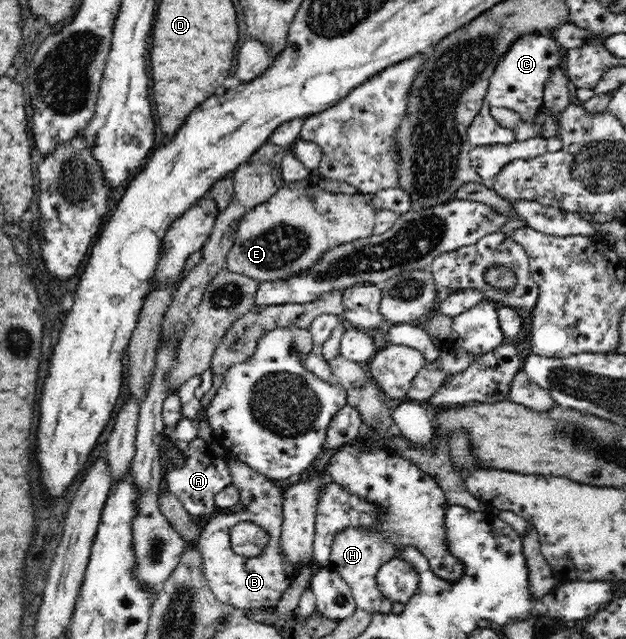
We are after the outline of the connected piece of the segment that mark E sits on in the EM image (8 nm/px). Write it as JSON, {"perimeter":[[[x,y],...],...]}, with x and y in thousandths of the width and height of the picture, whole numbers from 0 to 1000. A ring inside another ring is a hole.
{"perimeter":[[[498,279],[452,290],[380,349],[361,419],[417,441],[487,427],[521,391],[596,366],[599,326],[581,302],[556,305],[511,296]]]}

